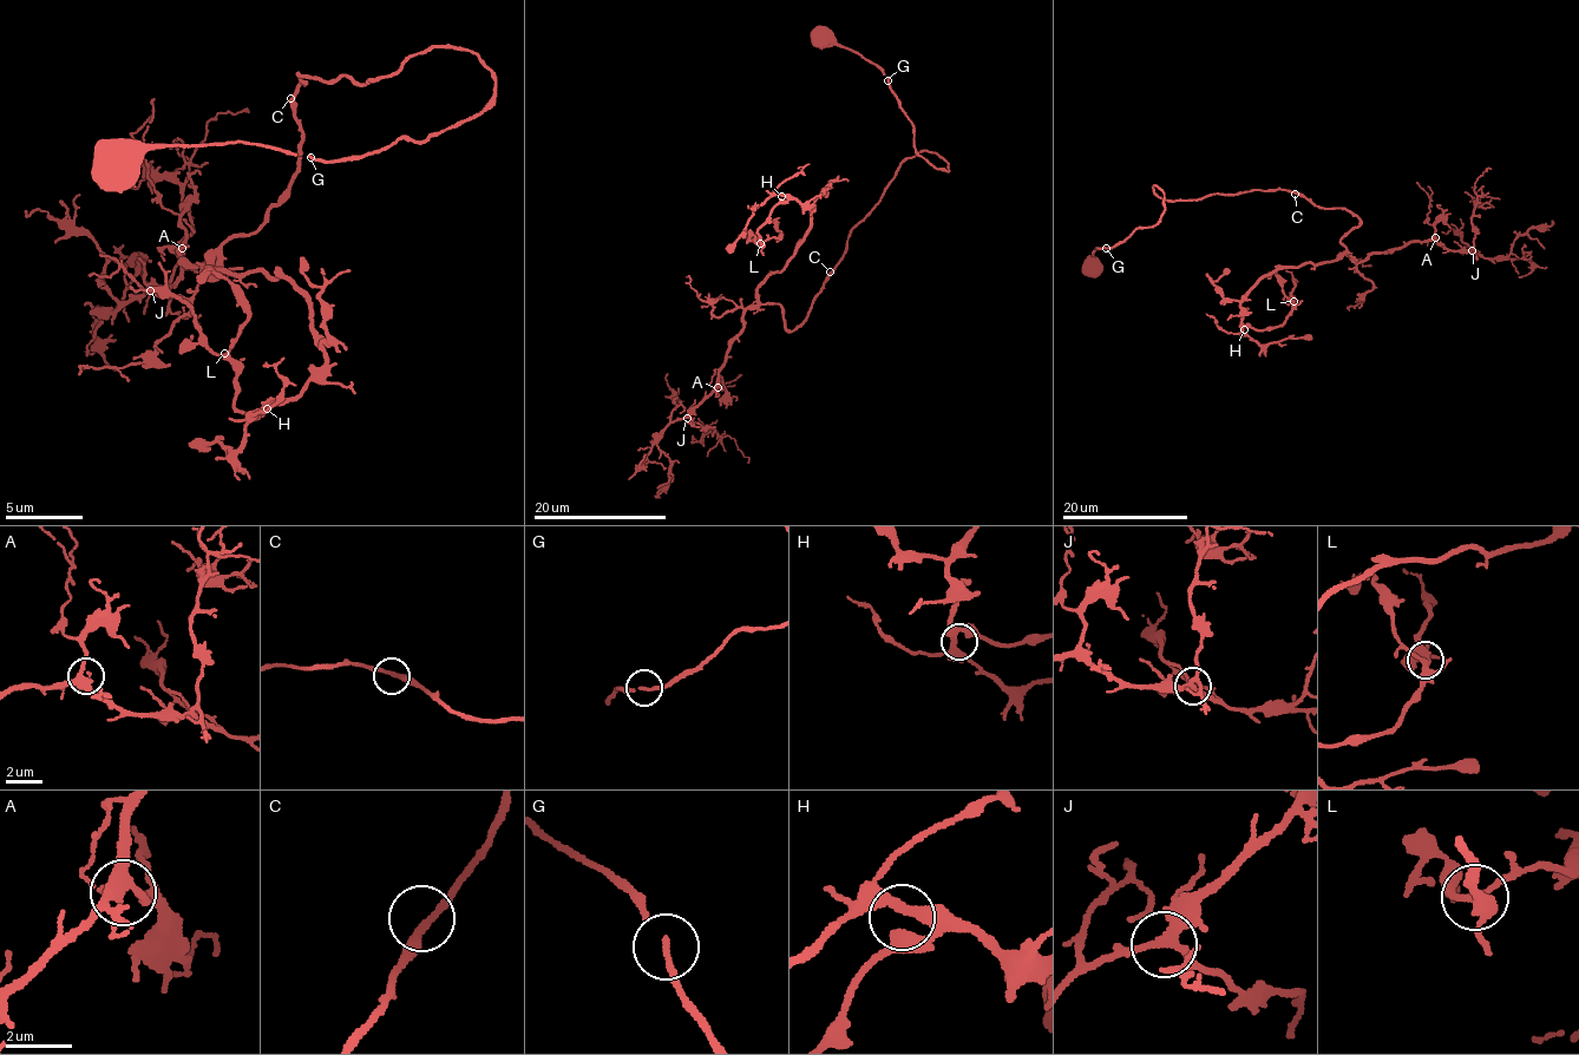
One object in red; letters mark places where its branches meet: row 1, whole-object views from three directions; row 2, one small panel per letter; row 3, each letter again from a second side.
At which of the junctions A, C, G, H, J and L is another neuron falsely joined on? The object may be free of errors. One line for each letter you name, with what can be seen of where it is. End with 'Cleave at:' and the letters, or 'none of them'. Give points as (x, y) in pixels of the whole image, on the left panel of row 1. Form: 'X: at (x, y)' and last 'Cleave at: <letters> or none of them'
Cleave at: none of them

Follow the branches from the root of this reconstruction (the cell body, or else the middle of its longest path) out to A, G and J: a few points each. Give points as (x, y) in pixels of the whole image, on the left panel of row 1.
A: (295, 98), (303, 157), (287, 197), (251, 231), (234, 233), (204, 279), (182, 248)
G: (295, 98), (301, 72), (362, 84), (437, 46), (465, 47), (495, 82), (479, 112), (423, 142), (309, 156)
J: (295, 98), (303, 157), (287, 197), (234, 233), (204, 279), (174, 248), (178, 275), (150, 290)

